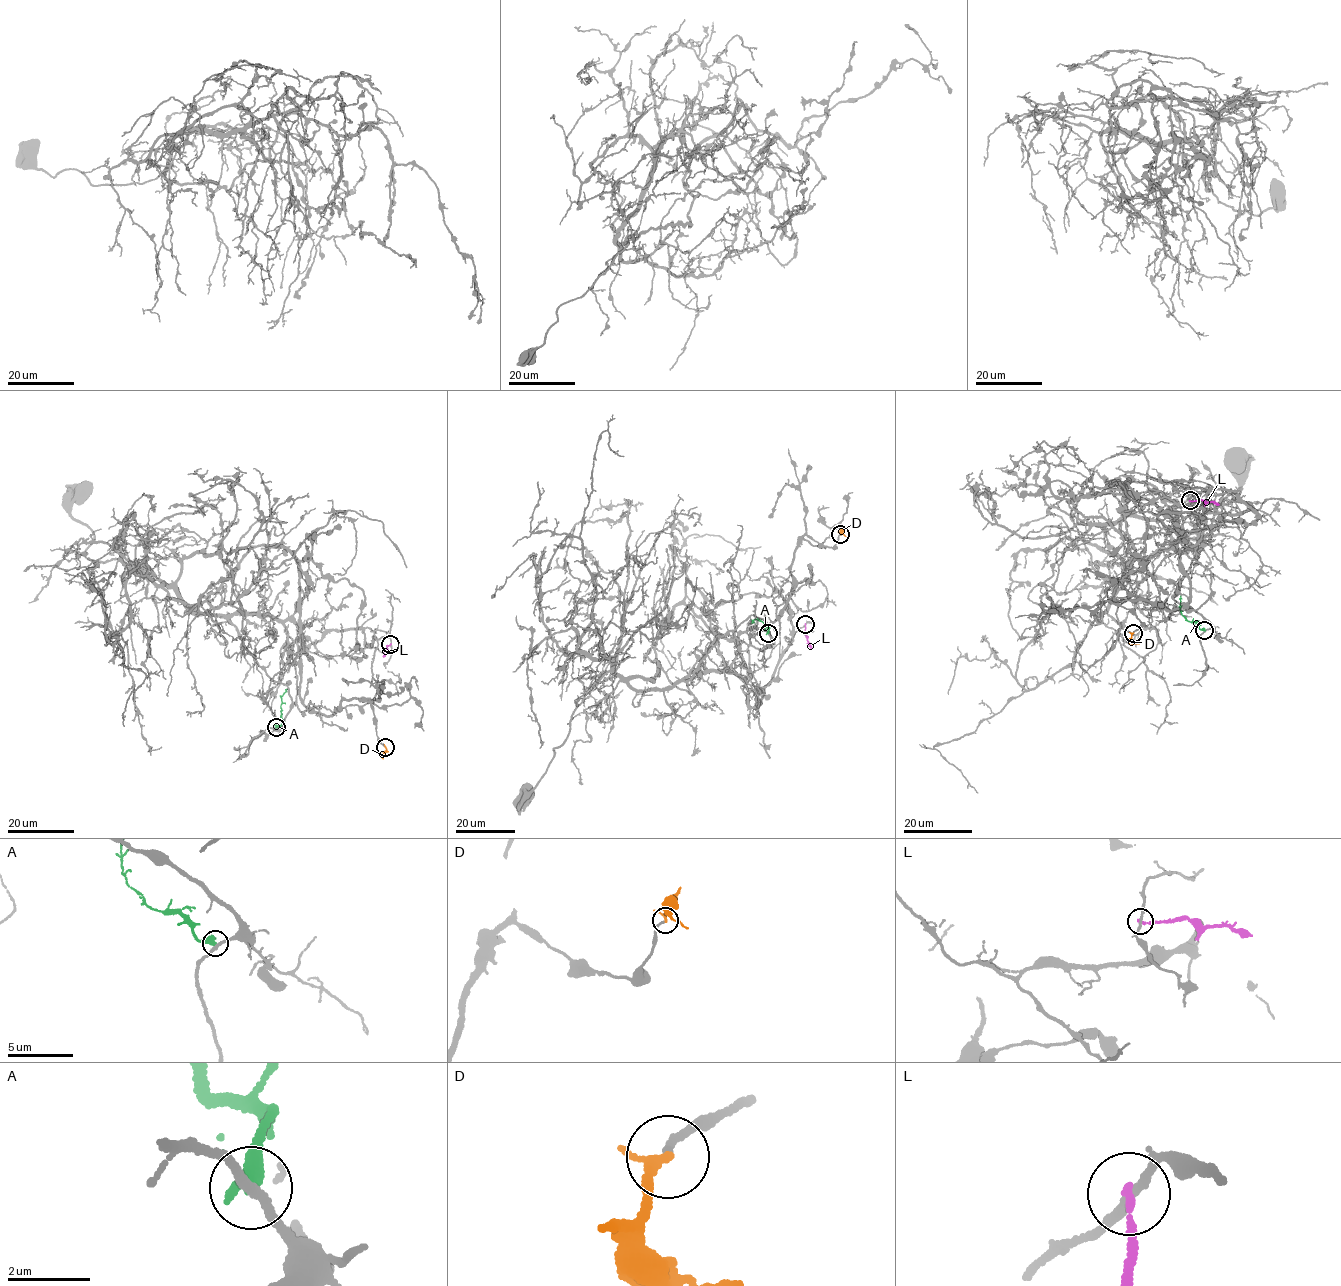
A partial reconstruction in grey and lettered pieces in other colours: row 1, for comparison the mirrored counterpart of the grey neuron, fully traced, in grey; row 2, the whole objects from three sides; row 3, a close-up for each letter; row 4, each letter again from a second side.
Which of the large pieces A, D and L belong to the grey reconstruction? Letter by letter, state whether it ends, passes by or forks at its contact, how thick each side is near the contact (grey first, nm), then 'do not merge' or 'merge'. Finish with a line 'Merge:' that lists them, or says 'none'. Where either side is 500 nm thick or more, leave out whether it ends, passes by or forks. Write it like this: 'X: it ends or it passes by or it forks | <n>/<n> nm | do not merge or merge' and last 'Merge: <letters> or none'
A: it passes by | 240/320 nm | do not merge
D: it passes by | 160/160 nm | do not merge
L: it ends | 170/200 nm | do not merge
Merge: none

